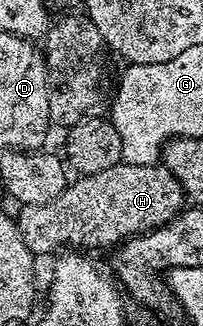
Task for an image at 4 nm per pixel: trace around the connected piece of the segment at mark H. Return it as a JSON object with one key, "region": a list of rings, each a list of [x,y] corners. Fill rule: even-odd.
{"region":[[[122,163],[107,167],[107,171],[87,173],[76,179],[78,181],[70,180],[65,190],[49,203],[21,205],[17,209],[17,230],[34,255],[56,254],[66,247],[80,247],[85,251],[105,249],[108,245],[117,247],[128,238],[139,237],[166,225],[187,205],[185,189],[162,163]]]}

